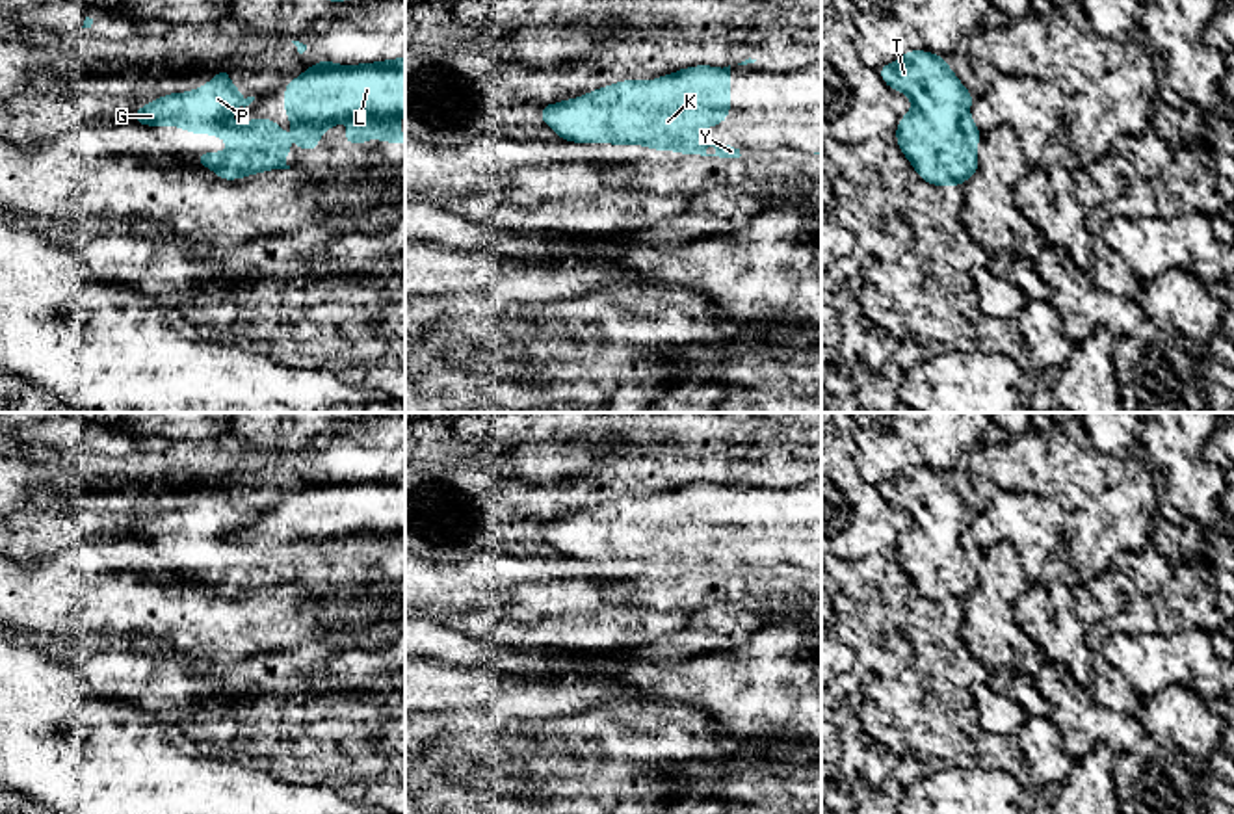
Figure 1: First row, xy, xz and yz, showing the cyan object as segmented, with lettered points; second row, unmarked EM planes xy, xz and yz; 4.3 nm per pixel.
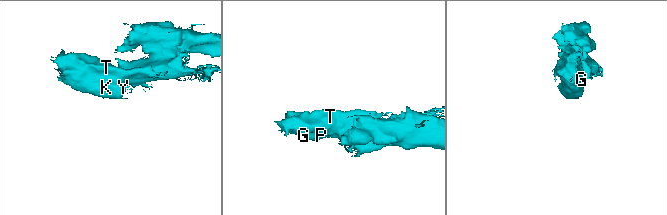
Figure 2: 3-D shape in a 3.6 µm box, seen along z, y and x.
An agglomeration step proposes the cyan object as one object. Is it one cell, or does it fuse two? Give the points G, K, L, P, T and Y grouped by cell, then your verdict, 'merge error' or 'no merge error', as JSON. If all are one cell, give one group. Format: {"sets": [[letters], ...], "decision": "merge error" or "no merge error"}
{"sets": [["G", "K", "L", "P", "T", "Y"]], "decision": "no merge error"}

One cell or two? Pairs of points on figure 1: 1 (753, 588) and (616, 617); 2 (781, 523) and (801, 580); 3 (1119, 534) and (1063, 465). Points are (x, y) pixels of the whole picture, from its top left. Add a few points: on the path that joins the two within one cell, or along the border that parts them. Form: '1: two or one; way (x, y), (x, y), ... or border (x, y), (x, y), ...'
1: two; border (630, 603), (642, 608), (688, 612)
2: two; border (764, 565), (801, 567)
3: one; way (1102, 517), (1067, 482)

